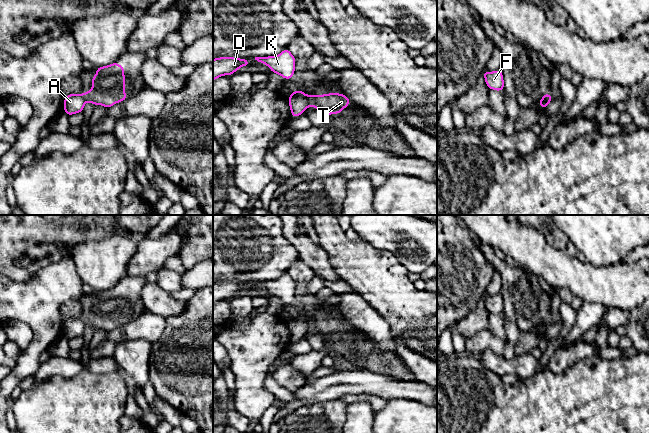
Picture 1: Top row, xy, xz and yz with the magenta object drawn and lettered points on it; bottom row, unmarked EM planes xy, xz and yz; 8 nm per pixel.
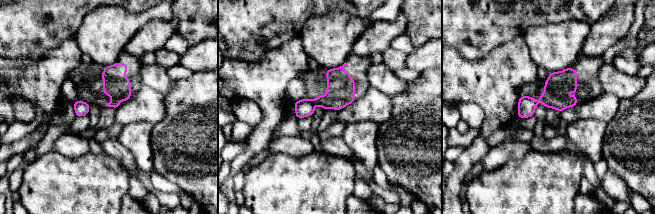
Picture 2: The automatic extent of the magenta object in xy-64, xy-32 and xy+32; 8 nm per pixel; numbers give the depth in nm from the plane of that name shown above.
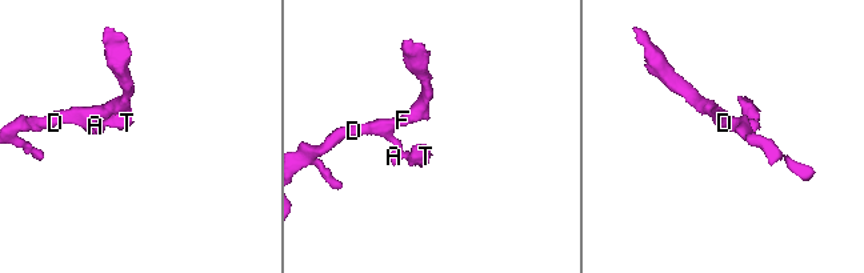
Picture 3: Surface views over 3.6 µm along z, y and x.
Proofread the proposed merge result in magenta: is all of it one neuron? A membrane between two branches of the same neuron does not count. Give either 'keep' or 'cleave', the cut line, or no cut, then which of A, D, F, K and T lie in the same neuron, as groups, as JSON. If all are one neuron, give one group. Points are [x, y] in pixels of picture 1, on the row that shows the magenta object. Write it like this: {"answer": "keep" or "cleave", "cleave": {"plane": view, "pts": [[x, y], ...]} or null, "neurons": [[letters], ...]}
{"answer": "cleave", "cleave": {"plane": "xz", "pts": [[308, 96], [310, 103]]}, "neurons": [["A", "D", "F", "K"], ["T"]]}

